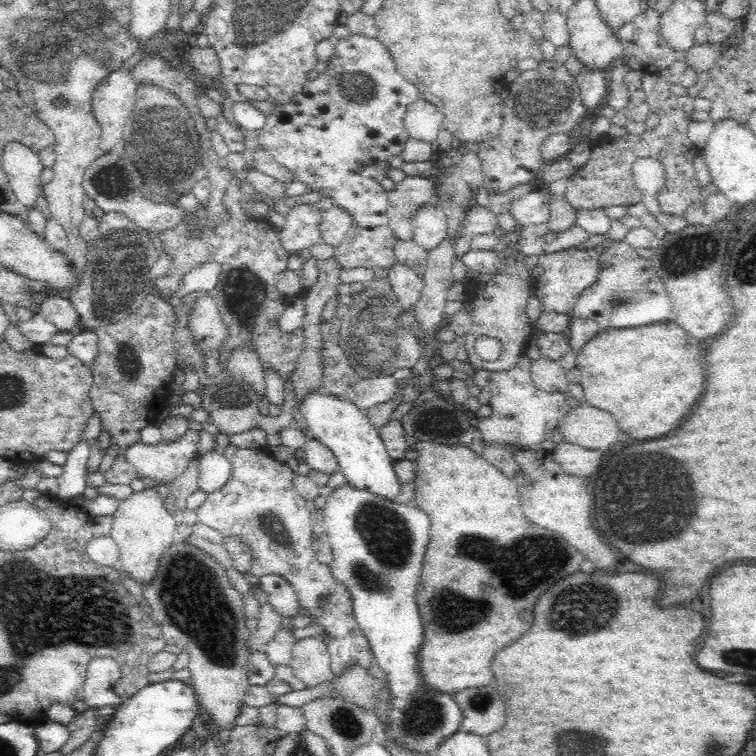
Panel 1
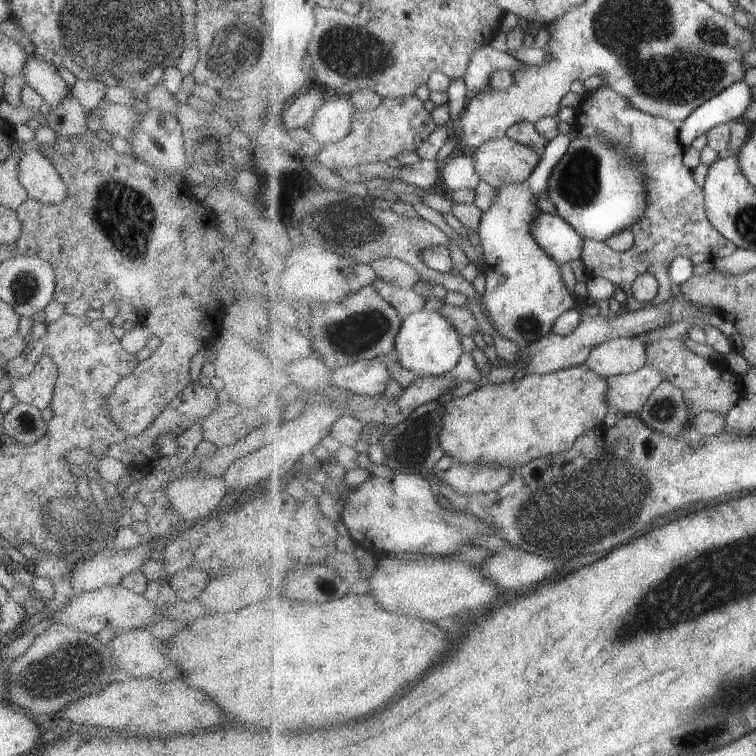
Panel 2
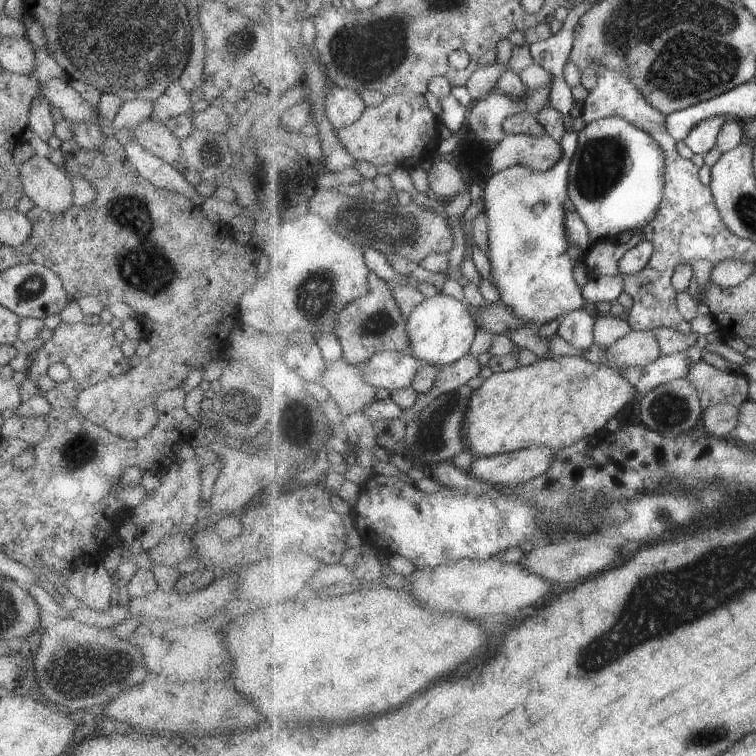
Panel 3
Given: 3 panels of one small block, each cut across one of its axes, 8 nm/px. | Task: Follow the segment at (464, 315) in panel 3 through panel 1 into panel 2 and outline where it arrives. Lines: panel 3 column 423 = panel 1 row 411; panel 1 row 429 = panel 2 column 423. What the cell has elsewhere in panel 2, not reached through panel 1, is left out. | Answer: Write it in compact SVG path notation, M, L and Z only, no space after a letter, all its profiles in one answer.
M425 310L414 312L404 319L403 326L397 334L397 344L395 344L395 352L399 355L399 364L413 371L417 376L442 376L452 371L463 354L463 340L461 334L457 332L455 324L441 314L441 310Z

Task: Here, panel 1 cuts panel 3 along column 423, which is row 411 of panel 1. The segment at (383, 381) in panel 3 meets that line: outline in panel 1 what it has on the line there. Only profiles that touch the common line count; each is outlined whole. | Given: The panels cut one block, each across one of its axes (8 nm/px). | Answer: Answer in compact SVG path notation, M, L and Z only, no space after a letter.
M392 375L360 379L356 385L344 392L341 400L354 404L365 414L373 406L383 405L391 401L397 393L397 388L398 381Z

